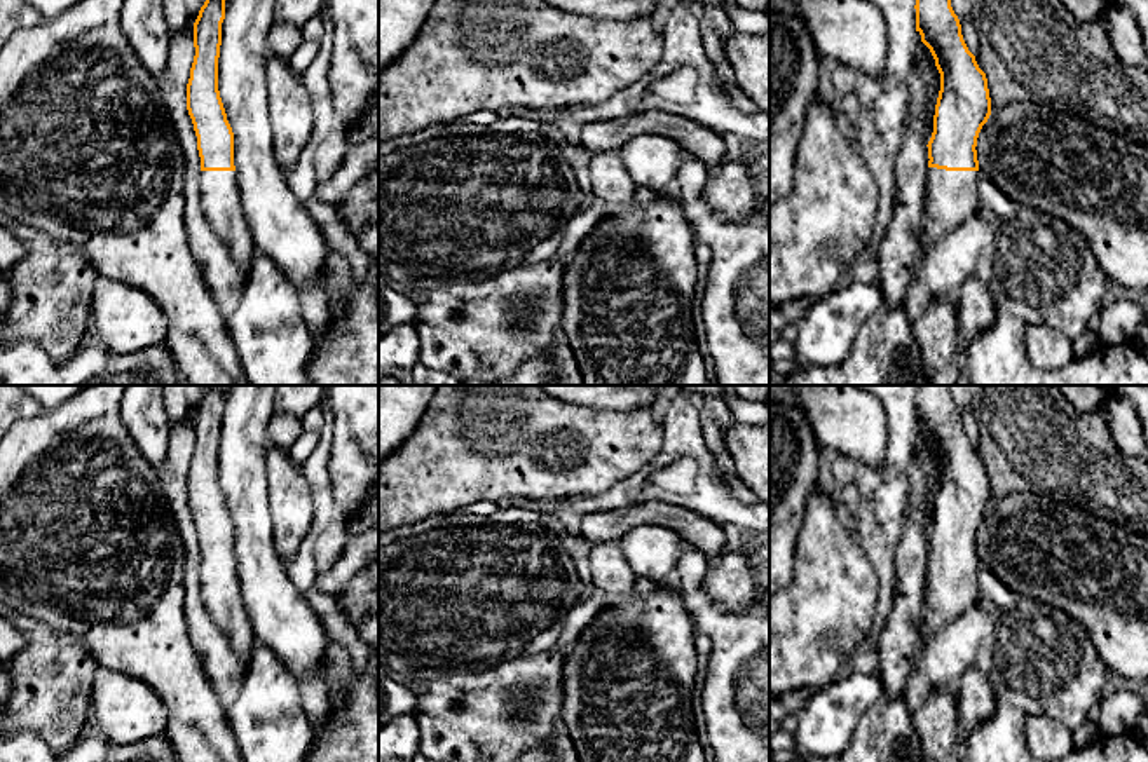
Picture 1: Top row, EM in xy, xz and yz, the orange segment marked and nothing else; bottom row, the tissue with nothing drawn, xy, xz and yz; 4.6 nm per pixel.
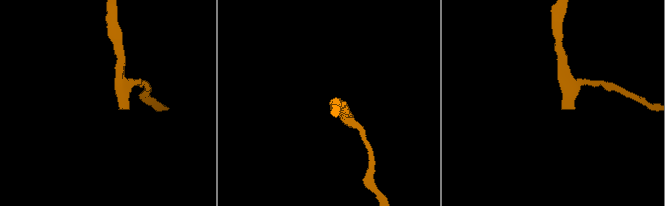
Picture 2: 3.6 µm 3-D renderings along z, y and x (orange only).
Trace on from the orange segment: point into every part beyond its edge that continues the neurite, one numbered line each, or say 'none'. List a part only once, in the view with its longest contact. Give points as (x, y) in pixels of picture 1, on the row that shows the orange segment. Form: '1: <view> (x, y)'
1: yz (951, 196)

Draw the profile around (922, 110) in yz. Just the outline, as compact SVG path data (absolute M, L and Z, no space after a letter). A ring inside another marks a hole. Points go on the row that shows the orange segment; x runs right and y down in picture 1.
M916 31L911 73L919 82L919 98L909 105L907 120L916 120L923 126L928 145L933 133L933 115L940 91L940 73L935 66L930 49L921 42L919 31Z

